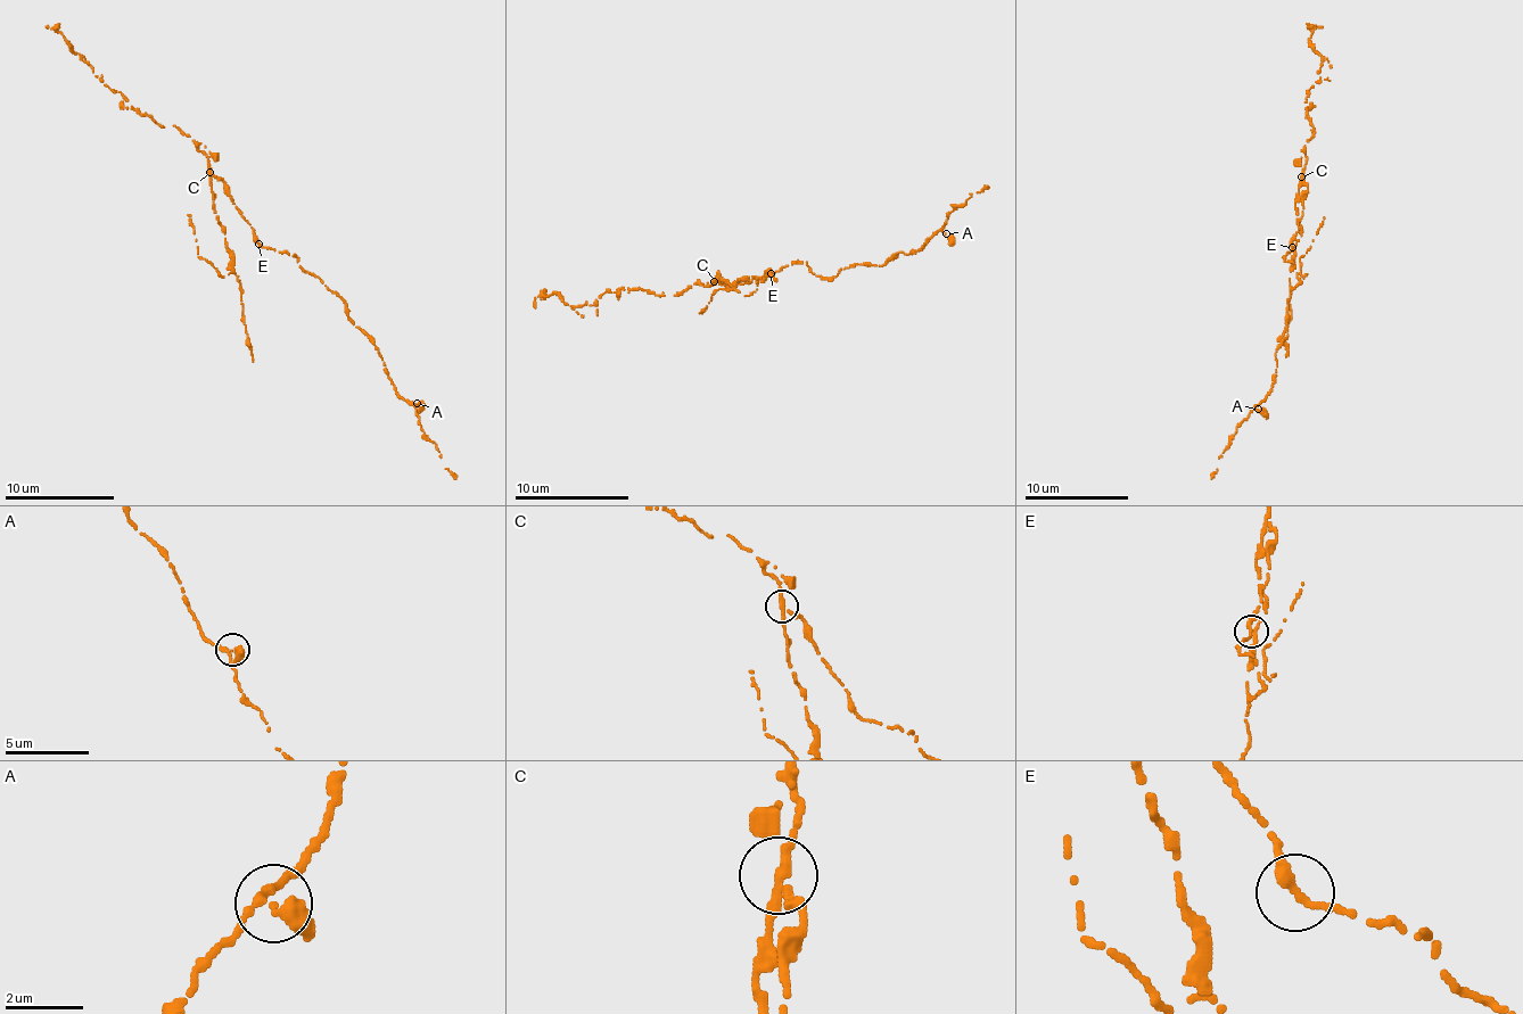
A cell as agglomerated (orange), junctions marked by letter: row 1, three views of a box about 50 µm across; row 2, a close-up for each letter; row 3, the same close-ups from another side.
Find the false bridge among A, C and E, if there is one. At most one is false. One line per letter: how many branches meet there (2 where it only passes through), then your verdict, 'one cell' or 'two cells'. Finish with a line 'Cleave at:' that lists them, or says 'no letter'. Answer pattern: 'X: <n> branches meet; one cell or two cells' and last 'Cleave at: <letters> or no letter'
A: 3 branches meet; one cell
C: 3 branches meet; two cells
E: 2 branches meet; one cell
Cleave at: C

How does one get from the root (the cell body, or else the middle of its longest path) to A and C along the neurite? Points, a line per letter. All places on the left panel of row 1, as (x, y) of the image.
A: (258, 241), (278, 253), (294, 255), (304, 270), (344, 302), (347, 318), (376, 347), (393, 388), (417, 403)
C: (258, 241), (232, 202), (229, 188), (211, 172)

